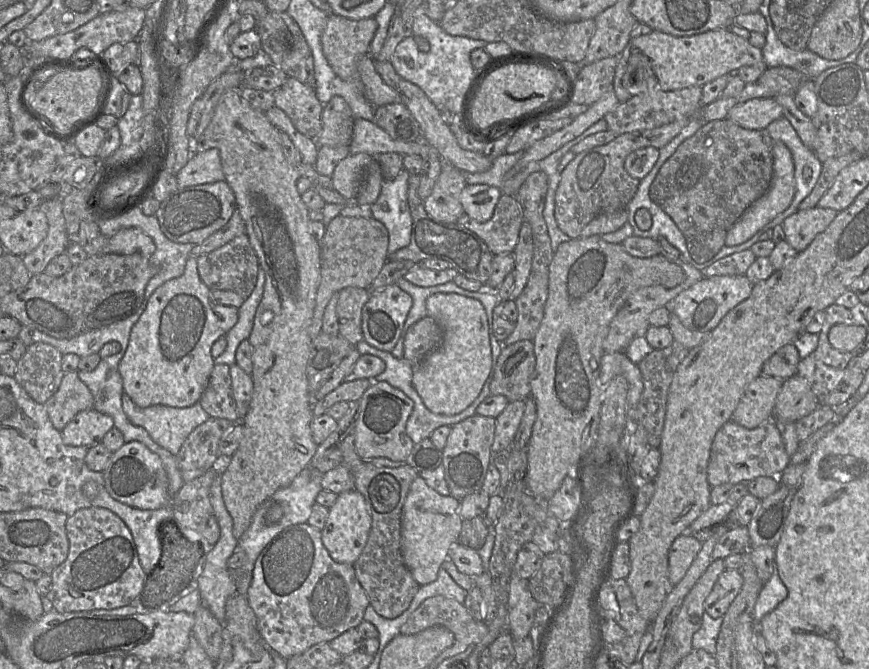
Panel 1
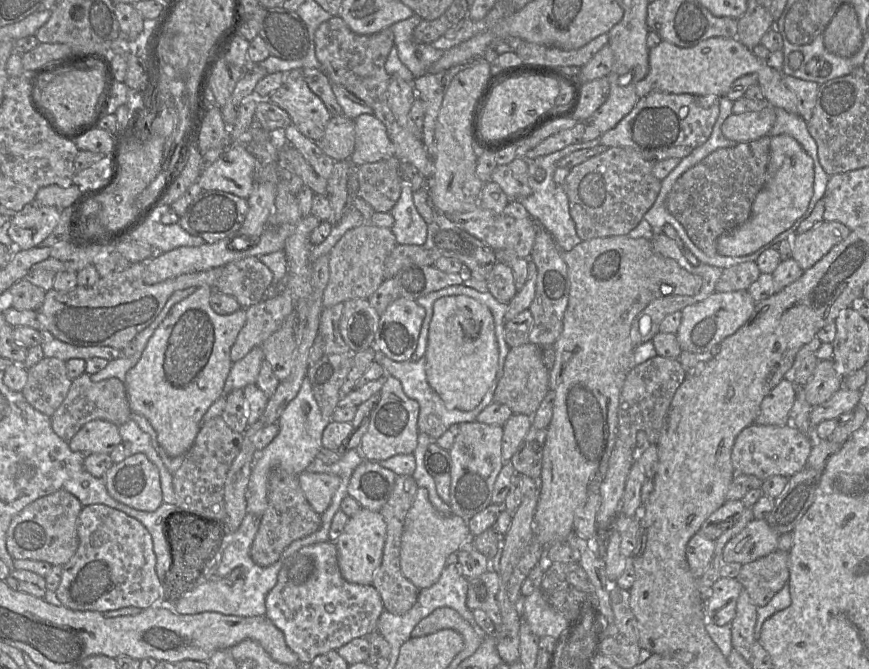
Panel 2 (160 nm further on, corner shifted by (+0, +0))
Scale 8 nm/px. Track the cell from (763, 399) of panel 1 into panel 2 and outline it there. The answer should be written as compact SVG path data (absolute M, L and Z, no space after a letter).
M783 378L762 400L755 424L785 425L790 423L790 410L798 395L798 386Z

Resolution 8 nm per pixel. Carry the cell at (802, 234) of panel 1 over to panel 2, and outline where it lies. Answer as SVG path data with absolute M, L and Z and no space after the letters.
M823 221L792 238L793 259L805 271L815 265L835 245L848 237L851 230L835 221Z

